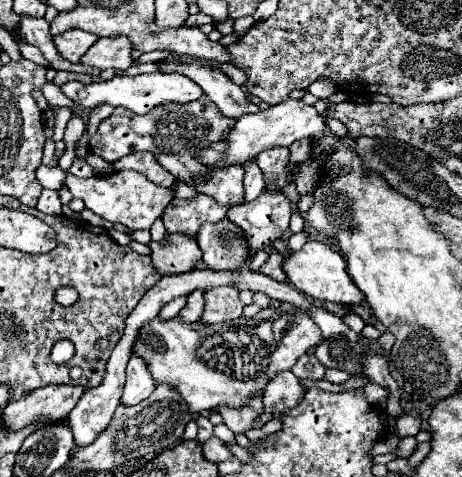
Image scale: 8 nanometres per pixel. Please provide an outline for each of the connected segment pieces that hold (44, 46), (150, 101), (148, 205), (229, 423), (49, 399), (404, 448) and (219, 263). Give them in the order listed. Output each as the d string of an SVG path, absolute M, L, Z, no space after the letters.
M20 15L20 35L24 35L24 41L30 45L36 45L46 61L54 69L64 69L64 71L78 71L78 73L88 73L88 75L100 75L100 69L92 67L82 67L82 65L72 65L62 59L62 55L56 51L56 45L52 41L52 35L48 31L48 21L46 19L36 19L30 15Z
M150 73L150 75L116 75L110 81L94 81L90 85L82 85L78 81L70 81L66 83L66 95L82 107L98 107L98 105L114 105L114 107L126 107L130 111L134 111L136 115L144 115L148 113L152 107L156 105L164 105L170 101L178 101L178 103L188 103L194 101L202 95L202 89L188 79L186 75L180 73Z
M116 171L110 175L92 175L88 179L68 175L66 187L76 199L82 199L90 211L110 223L122 223L128 229L150 229L150 225L161 217L174 195L172 189L154 185L138 171Z
M260 395L254 397L252 405L248 407L240 407L240 409L230 409L230 407L220 407L218 409L220 415L224 417L224 423L226 427L232 431L232 433L248 433L250 429L256 429L254 427L254 421L256 417L260 417L264 413L264 405L262 405L262 399Z
M46 385L32 391L28 397L20 401L12 401L6 405L2 423L6 431L20 431L28 423L36 423L36 419L66 419L72 407L76 407L82 397L84 387L72 385Z
M402 437L394 453L396 453L396 457L410 457L414 447L416 447L416 437Z
M230 219L220 223L204 223L196 235L198 247L202 249L202 261L210 271L238 271L248 267L252 253L240 227Z

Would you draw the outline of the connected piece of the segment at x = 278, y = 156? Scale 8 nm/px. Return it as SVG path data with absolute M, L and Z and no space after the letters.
M274 147L272 151L262 151L256 157L256 163L264 171L266 189L282 189L286 183L286 177L290 173L288 167L288 149L286 147Z

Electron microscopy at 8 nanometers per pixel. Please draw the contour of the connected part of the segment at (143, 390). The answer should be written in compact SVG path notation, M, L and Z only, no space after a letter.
M132 355L128 361L126 387L124 387L120 403L136 405L142 399L150 397L154 387L156 387L156 383L152 381L152 373L148 371L148 363L144 363L144 359L140 359L140 355Z

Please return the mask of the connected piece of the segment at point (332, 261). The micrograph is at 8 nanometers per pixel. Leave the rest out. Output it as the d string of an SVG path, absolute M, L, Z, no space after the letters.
M308 241L300 251L292 253L290 259L284 261L284 271L288 281L302 291L304 295L320 301L334 301L344 305L356 305L364 301L362 291L352 283L350 275L346 273L346 259L328 243L322 241Z

